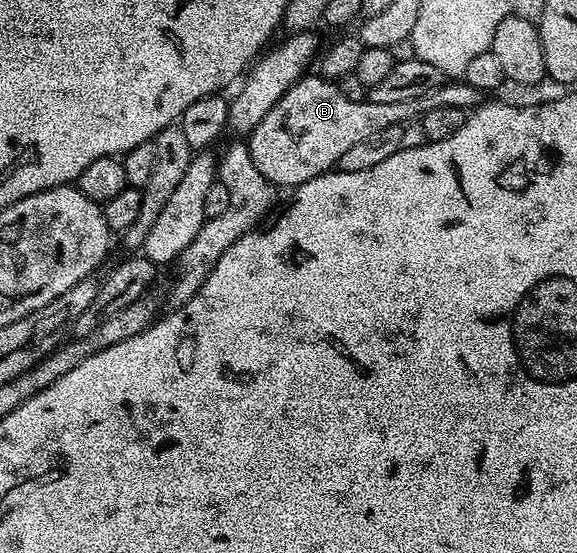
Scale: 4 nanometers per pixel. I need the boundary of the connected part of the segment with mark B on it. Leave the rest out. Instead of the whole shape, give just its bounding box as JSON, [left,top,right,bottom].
[250,73,480,189]

